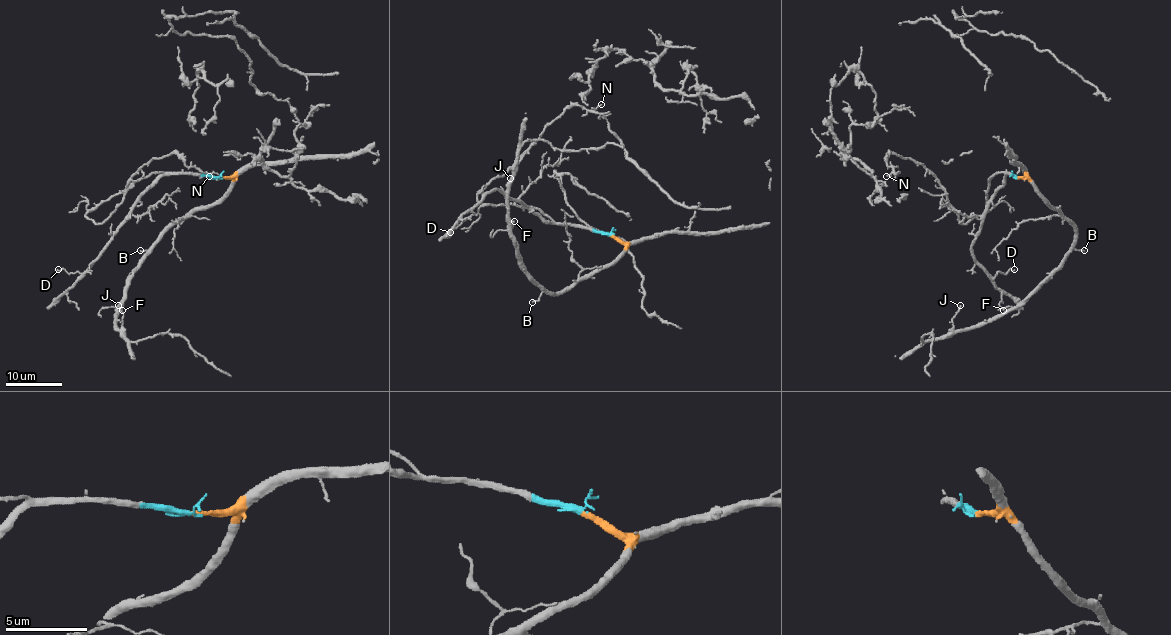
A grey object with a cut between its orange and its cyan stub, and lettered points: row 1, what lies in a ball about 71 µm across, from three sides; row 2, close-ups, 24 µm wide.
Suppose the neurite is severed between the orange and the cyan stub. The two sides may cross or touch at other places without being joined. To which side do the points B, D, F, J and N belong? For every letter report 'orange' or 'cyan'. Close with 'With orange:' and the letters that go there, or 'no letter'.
B: orange
D: cyan
F: orange
J: orange
N: cyan
With orange: B, F, J

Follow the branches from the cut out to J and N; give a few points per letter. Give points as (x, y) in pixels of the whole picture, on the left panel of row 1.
J: (219, 177), (232, 177), (231, 189), (169, 228), (133, 272), (119, 307), (121, 330), (124, 314), (118, 306)
N: (219, 177), (152, 172), (85, 215), (100, 224), (122, 200), (126, 182), (149, 160), (170, 153), (210, 176)

